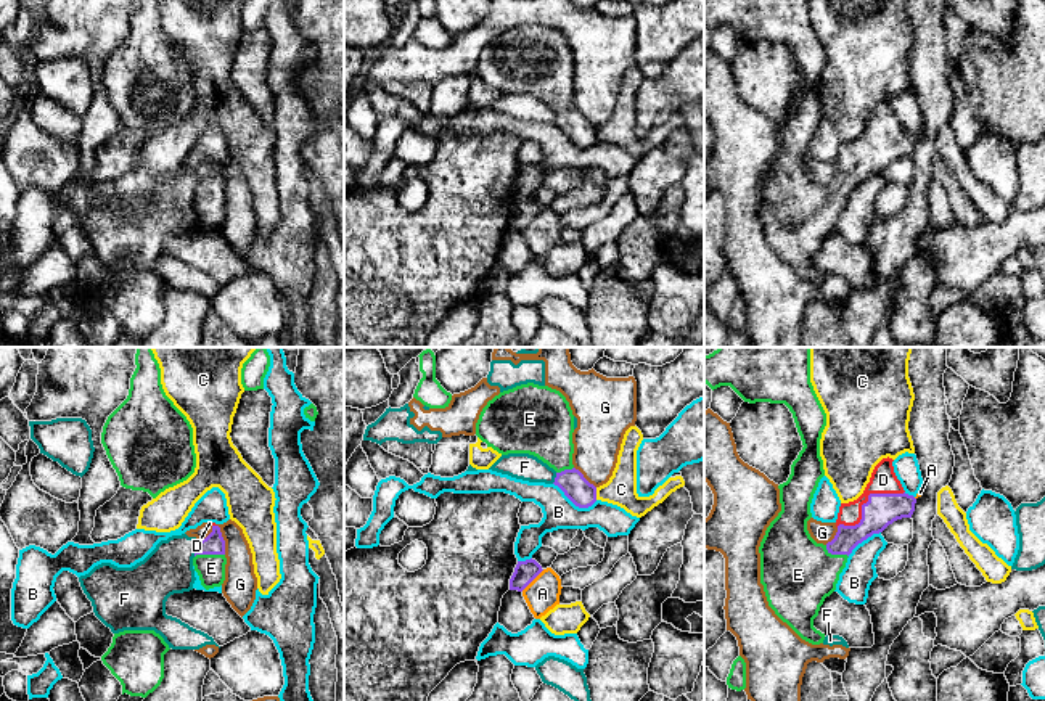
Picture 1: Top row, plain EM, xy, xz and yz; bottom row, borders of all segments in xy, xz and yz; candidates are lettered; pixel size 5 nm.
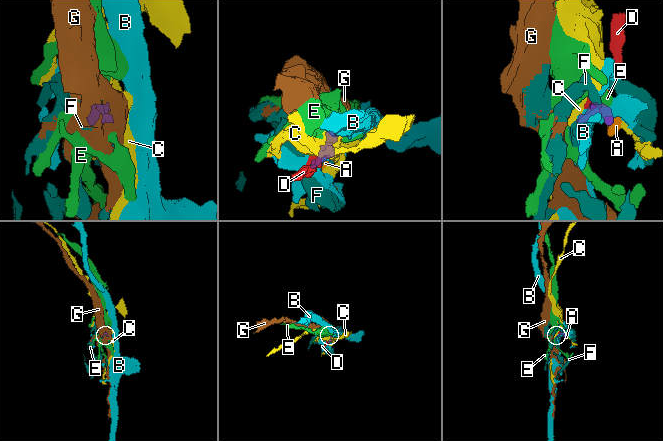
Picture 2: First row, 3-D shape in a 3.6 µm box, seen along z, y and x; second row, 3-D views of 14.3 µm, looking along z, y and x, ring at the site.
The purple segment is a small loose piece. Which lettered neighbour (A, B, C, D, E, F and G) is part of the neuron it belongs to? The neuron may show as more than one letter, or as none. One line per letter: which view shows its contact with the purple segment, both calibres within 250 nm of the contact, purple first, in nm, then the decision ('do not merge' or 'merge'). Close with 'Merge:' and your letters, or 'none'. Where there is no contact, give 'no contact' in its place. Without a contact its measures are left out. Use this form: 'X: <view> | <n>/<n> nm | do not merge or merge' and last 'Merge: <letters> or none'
A: xz | 110/170 nm | do not merge
B: xz | 140/160 nm | do not merge
C: xz | 140/160 nm | do not merge
D: yz | 160/130 nm | merge
E: xy | 110/140 nm | merge
F: xy | 110/240 nm | do not merge
G: xy | 110/170 nm | do not merge
Merge: D, E

